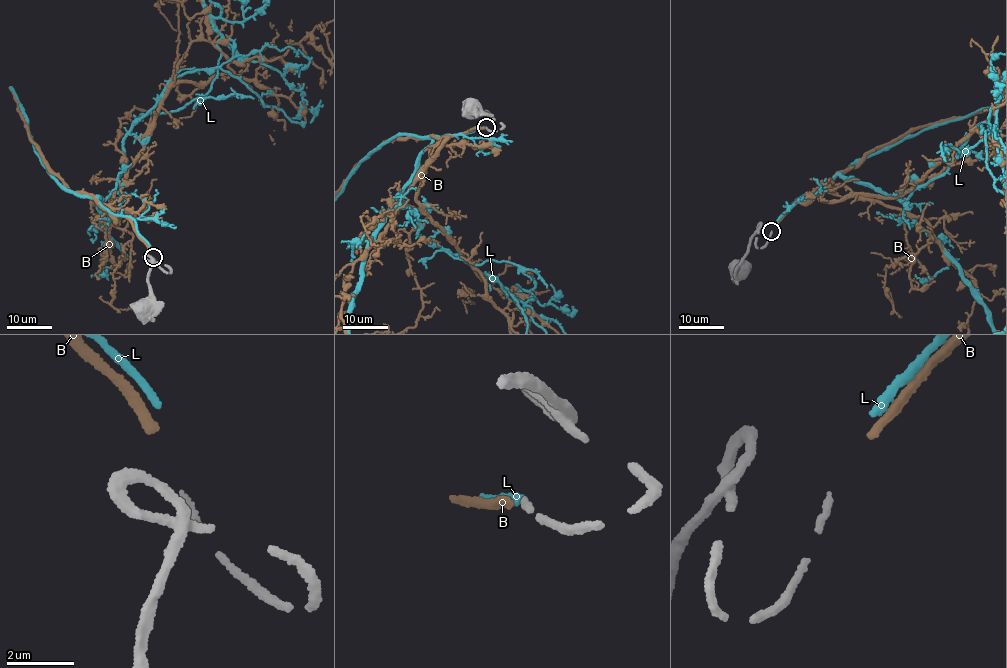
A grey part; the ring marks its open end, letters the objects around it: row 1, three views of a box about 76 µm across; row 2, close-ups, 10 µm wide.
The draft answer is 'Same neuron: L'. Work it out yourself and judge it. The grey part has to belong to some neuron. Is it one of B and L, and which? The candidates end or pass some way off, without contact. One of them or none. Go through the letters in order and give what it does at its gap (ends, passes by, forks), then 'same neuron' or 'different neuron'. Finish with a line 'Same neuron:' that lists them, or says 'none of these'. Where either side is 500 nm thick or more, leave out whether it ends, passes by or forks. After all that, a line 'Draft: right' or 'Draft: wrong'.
B: it ends there; same neuron
L: it ends there; different neuron
Same neuron: B
Draft: wrong

